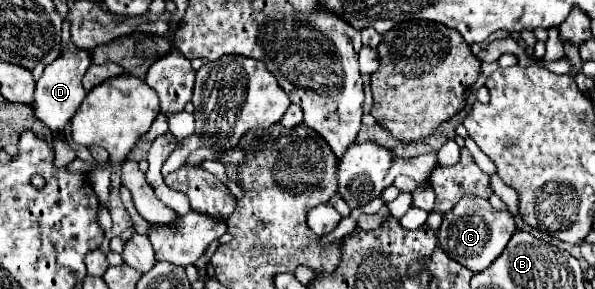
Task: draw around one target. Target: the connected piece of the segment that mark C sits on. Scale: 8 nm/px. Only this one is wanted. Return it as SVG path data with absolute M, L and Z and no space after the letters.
M464 196L464 200L456 204L456 208L444 214L442 226L438 228L436 236L438 236L438 246L452 260L466 266L472 272L482 272L502 254L514 232L516 232L516 222L510 212L494 210L490 202L484 198Z

